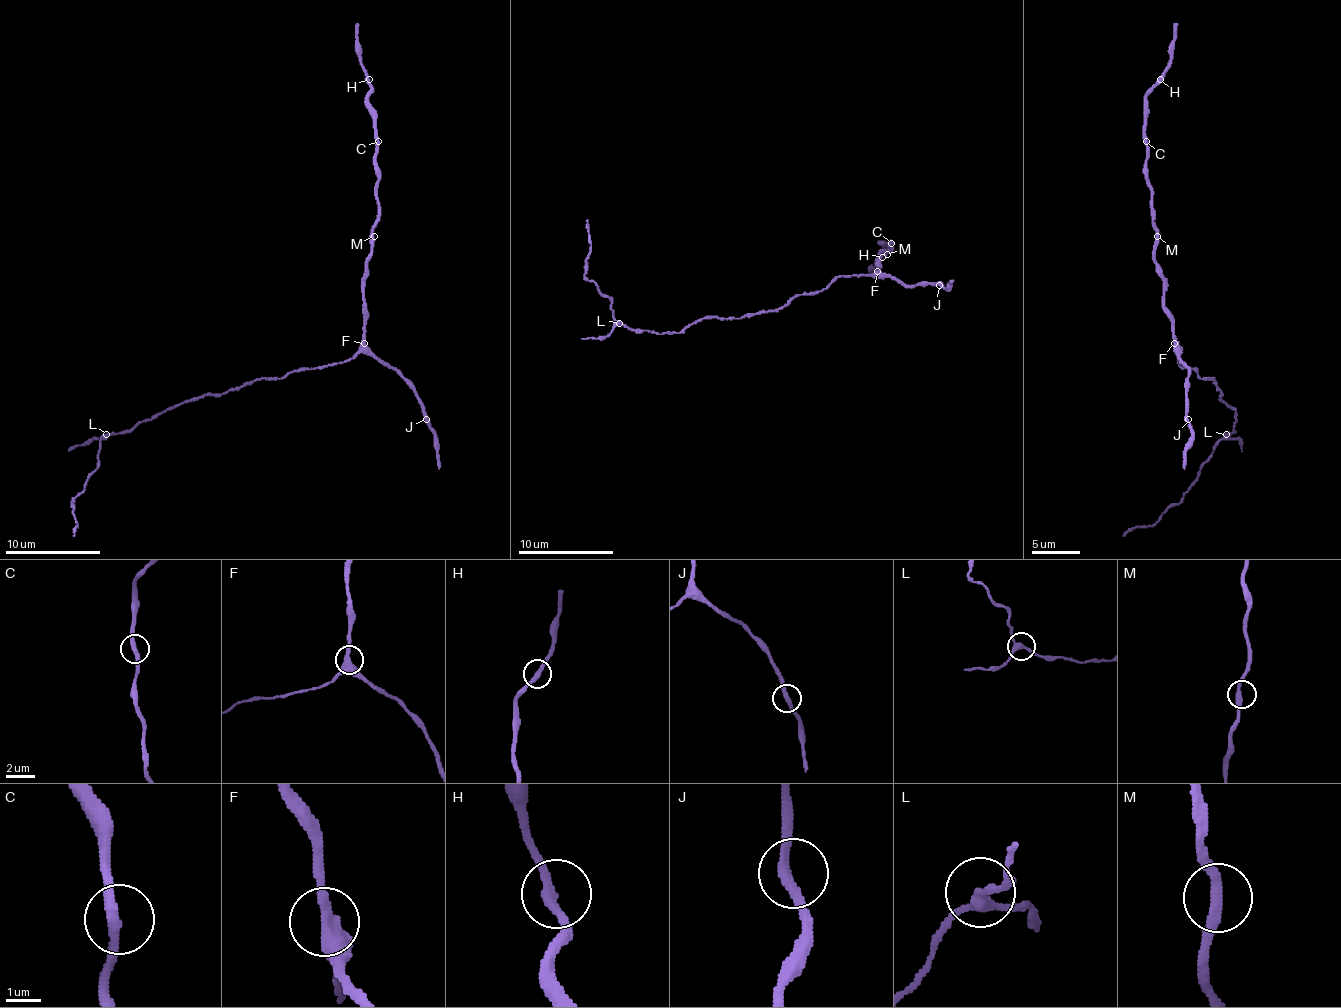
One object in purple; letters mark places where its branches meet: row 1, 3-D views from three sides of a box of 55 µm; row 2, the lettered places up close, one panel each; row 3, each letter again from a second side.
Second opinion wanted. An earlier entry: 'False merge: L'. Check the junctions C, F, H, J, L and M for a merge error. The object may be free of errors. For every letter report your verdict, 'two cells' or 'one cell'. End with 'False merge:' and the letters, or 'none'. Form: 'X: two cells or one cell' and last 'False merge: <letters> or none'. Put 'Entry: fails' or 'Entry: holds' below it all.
C: one cell
F: one cell
H: one cell
J: one cell
L: one cell
M: one cell
False merge: none
Entry: fails

